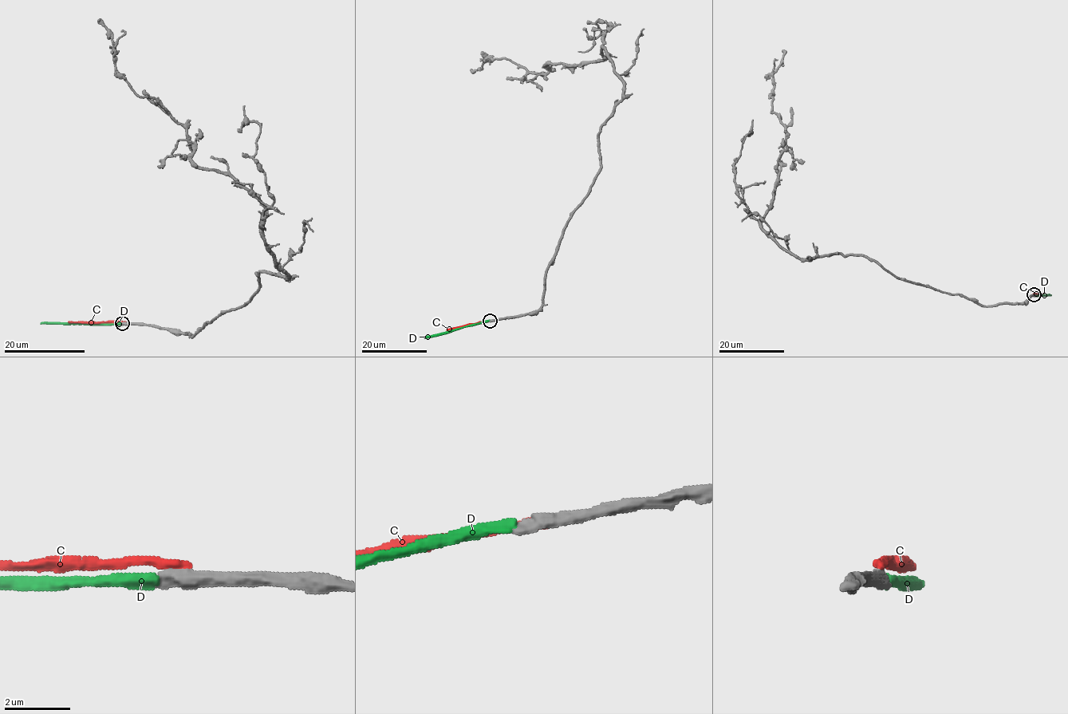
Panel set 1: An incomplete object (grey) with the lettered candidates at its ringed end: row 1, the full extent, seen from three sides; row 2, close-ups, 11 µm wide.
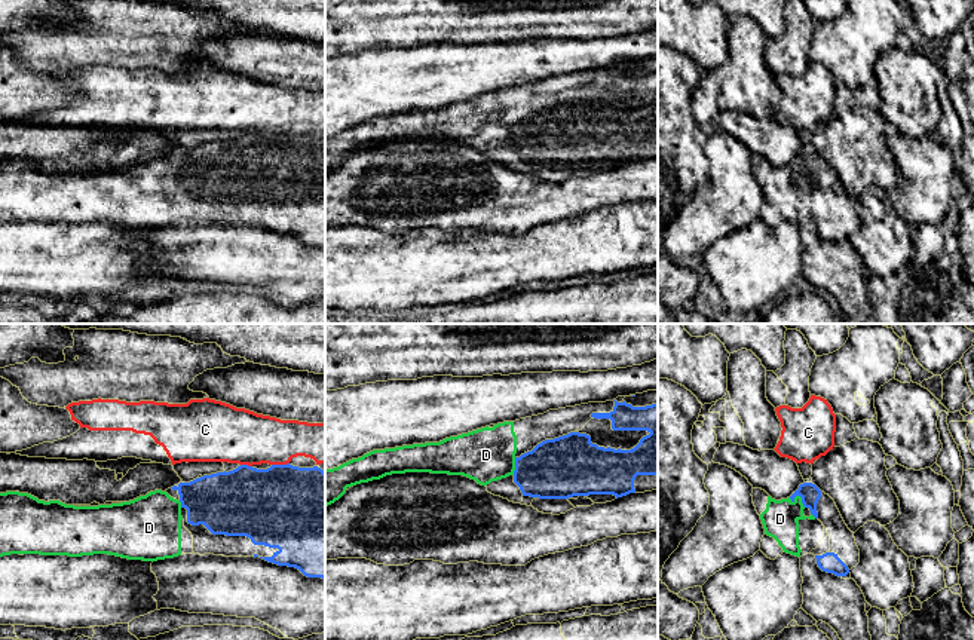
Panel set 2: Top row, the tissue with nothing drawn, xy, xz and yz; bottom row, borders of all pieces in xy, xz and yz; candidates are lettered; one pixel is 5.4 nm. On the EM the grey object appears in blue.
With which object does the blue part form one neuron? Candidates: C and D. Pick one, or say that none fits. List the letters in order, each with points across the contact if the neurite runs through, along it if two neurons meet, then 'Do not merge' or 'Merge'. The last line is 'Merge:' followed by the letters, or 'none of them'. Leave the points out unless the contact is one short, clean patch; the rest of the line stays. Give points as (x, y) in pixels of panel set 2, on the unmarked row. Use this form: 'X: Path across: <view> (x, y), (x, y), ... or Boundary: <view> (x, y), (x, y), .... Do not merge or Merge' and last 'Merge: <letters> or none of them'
C: Boundary: xy (288, 129), (272, 132). Do not merge
D: Path across: yz (809, 161), (799, 162), (780, 186). Merge
Merge: D

